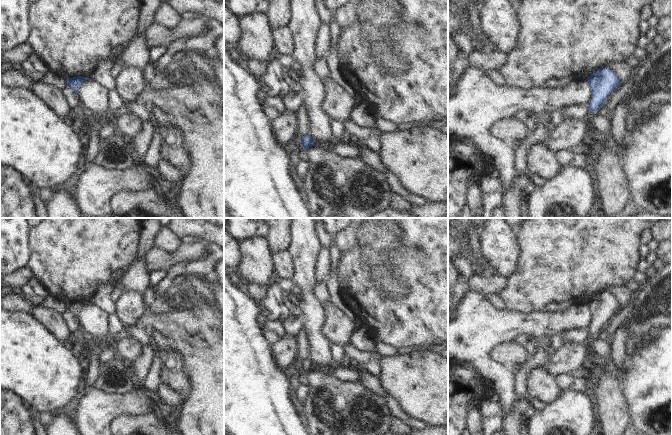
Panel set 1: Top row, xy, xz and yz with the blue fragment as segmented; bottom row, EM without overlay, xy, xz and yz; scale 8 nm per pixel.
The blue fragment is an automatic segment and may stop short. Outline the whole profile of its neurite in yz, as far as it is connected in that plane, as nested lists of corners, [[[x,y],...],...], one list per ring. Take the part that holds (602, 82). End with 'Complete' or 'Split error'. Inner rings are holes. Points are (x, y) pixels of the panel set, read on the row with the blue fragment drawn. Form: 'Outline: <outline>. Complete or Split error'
Outline: [[[608,67],[599,68],[590,74],[587,80],[592,91],[588,109],[590,117],[595,117],[604,112],[604,101],[621,85],[621,82]]]. Split error

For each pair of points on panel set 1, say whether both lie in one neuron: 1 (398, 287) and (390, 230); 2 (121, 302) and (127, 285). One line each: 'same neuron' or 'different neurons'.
1: same neuron
2: different neurons

